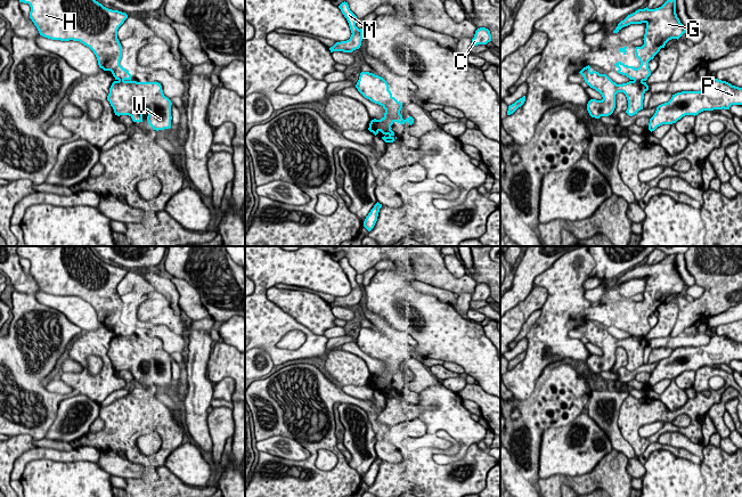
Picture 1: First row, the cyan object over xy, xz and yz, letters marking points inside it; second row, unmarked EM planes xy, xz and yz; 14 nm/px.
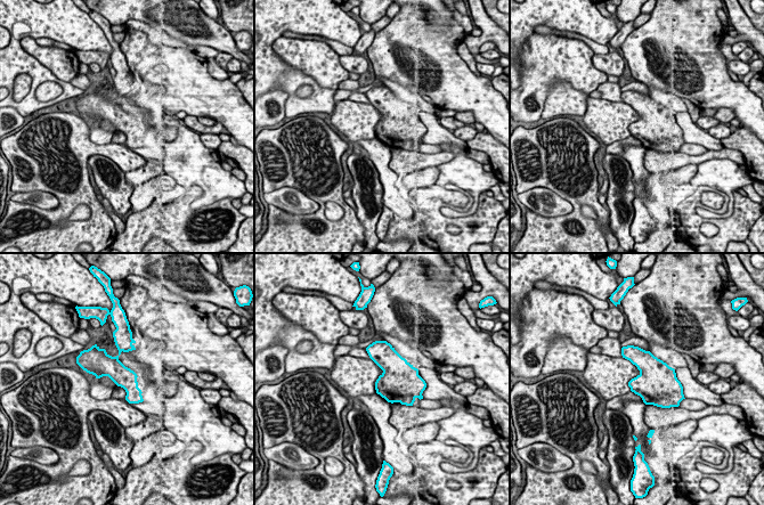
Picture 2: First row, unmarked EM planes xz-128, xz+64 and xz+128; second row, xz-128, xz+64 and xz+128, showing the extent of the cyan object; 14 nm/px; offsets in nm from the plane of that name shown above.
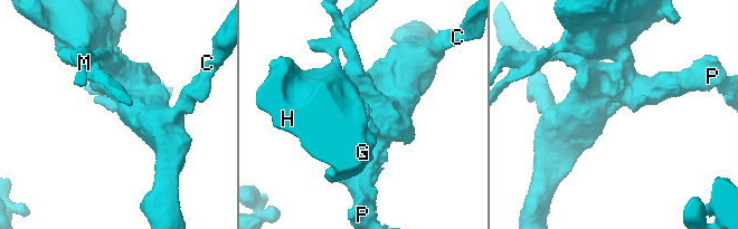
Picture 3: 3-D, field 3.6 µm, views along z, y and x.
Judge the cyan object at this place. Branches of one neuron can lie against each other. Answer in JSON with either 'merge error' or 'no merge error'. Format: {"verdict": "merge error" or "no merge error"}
{"verdict": "merge error"}

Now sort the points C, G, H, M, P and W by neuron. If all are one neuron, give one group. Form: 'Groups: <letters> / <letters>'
Groups: C M P W / G H

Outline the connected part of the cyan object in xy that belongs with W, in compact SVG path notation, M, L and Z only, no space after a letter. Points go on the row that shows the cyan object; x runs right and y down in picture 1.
M114 81L109 88L107 100L114 109L115 115L129 115L133 122L142 122L142 112L148 111L147 121L153 130L171 128L171 100L164 96L158 82Z

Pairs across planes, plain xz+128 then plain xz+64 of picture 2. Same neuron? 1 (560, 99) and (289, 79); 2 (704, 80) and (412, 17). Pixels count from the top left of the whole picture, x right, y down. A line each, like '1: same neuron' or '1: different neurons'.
1: same neuron
2: same neuron

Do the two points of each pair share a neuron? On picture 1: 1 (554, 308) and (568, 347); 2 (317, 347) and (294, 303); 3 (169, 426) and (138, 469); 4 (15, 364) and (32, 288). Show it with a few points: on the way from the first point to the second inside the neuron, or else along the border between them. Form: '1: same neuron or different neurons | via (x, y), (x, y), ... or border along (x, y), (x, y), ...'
1: same neuron | via (555, 317), (555, 334), (559, 337)
2: different neurons | border along (285, 311), (312, 332), (323, 335)
3: different neurons | border along (127, 457), (143, 465)
4: different neurons | border along (15, 290), (22, 293), (31, 293), (34, 296)

